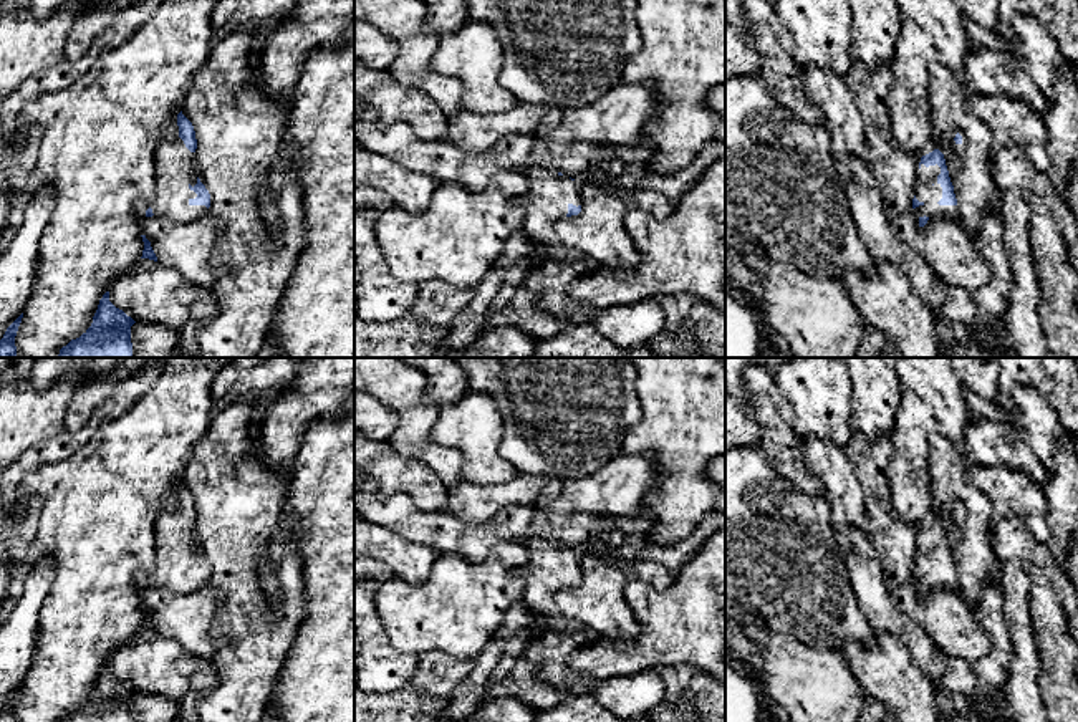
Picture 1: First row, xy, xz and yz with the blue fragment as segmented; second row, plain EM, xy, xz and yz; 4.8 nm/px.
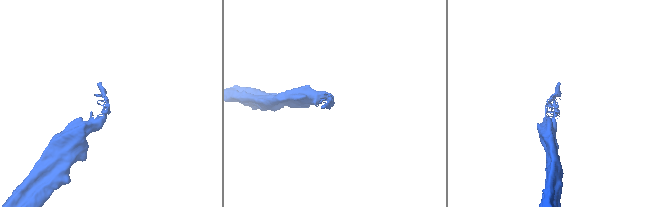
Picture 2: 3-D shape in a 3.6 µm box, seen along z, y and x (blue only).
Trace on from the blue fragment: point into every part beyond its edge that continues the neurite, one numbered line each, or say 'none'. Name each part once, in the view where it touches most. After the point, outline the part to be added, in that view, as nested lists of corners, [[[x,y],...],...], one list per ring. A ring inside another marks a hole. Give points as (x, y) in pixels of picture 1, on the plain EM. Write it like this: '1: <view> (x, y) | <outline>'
1: yz (926, 563) | [[[921,535],[919,546],[917,546],[917,556],[916,556],[916,570],[921,573],[919,578],[916,578],[919,588],[937,588],[942,586],[949,591],[959,593],[959,580],[957,576],[939,576],[937,573],[942,570],[942,558],[937,553],[937,546],[941,545],[941,538],[929,537],[926,538]]]

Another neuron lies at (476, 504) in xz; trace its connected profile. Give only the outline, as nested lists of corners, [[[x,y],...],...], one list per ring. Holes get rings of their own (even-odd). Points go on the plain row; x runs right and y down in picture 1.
[[[517,474],[500,485],[460,482],[449,490],[444,512],[469,523],[484,523],[508,505],[545,505],[563,489],[556,477]]]

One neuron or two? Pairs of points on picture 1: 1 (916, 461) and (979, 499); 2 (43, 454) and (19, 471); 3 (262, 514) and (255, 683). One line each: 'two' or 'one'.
1: two
2: one
3: one

